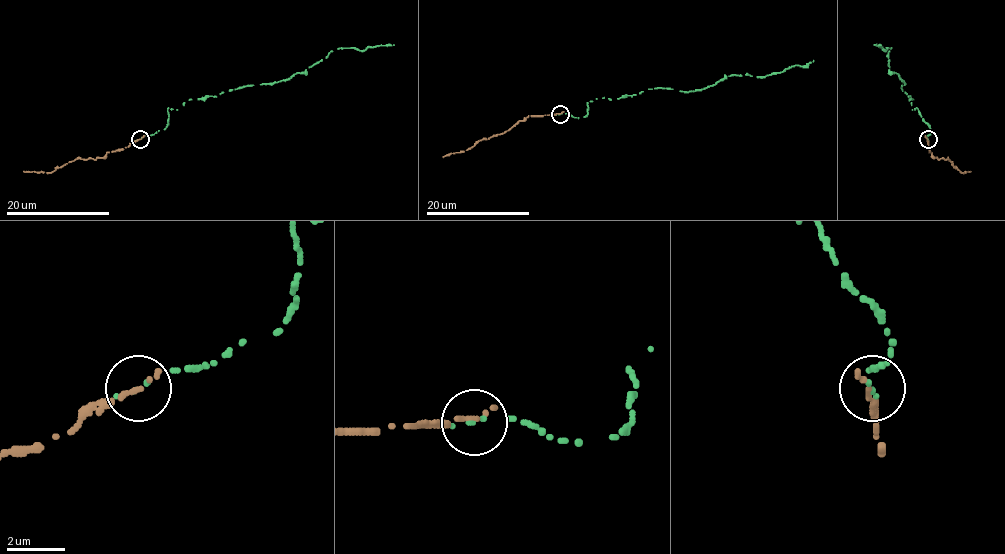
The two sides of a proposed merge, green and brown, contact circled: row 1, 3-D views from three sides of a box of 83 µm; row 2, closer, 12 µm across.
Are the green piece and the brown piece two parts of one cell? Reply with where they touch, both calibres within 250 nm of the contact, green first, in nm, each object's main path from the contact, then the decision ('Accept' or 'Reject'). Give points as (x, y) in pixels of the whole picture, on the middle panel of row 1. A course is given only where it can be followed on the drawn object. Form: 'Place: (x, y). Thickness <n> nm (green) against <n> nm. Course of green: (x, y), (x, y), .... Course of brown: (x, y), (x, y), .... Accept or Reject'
Place: (560, 114). Thickness 140 nm (green) against 140 nm. Course of green: (560, 114), (585, 117), (587, 103), (596, 99), (659, 87), (687, 92), (725, 75), (775, 74), (813, 60). Course of brown: (560, 113), (529, 116), (507, 131), (443, 157). Accept

